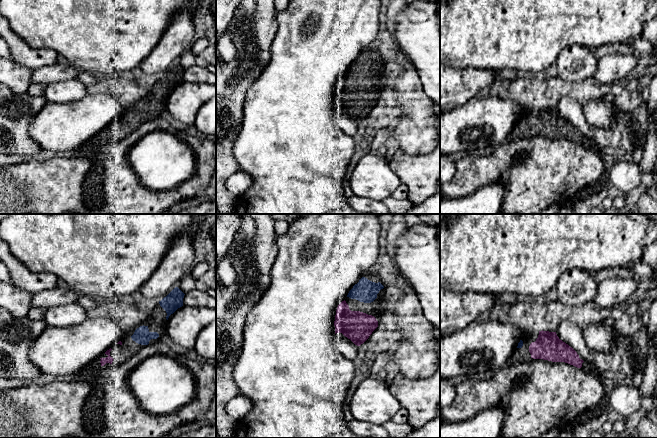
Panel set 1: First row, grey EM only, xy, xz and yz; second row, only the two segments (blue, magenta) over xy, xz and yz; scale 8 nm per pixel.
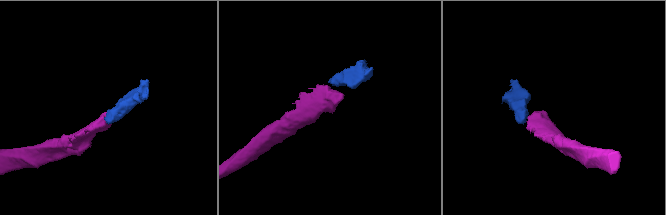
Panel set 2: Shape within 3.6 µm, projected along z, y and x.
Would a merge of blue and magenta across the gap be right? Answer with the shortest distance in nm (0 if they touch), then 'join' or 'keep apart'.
gap 40 nm; join

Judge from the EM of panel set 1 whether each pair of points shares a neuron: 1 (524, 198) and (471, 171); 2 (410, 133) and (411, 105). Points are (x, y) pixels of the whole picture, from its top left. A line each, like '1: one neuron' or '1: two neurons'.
1: one neuron
2: one neuron

